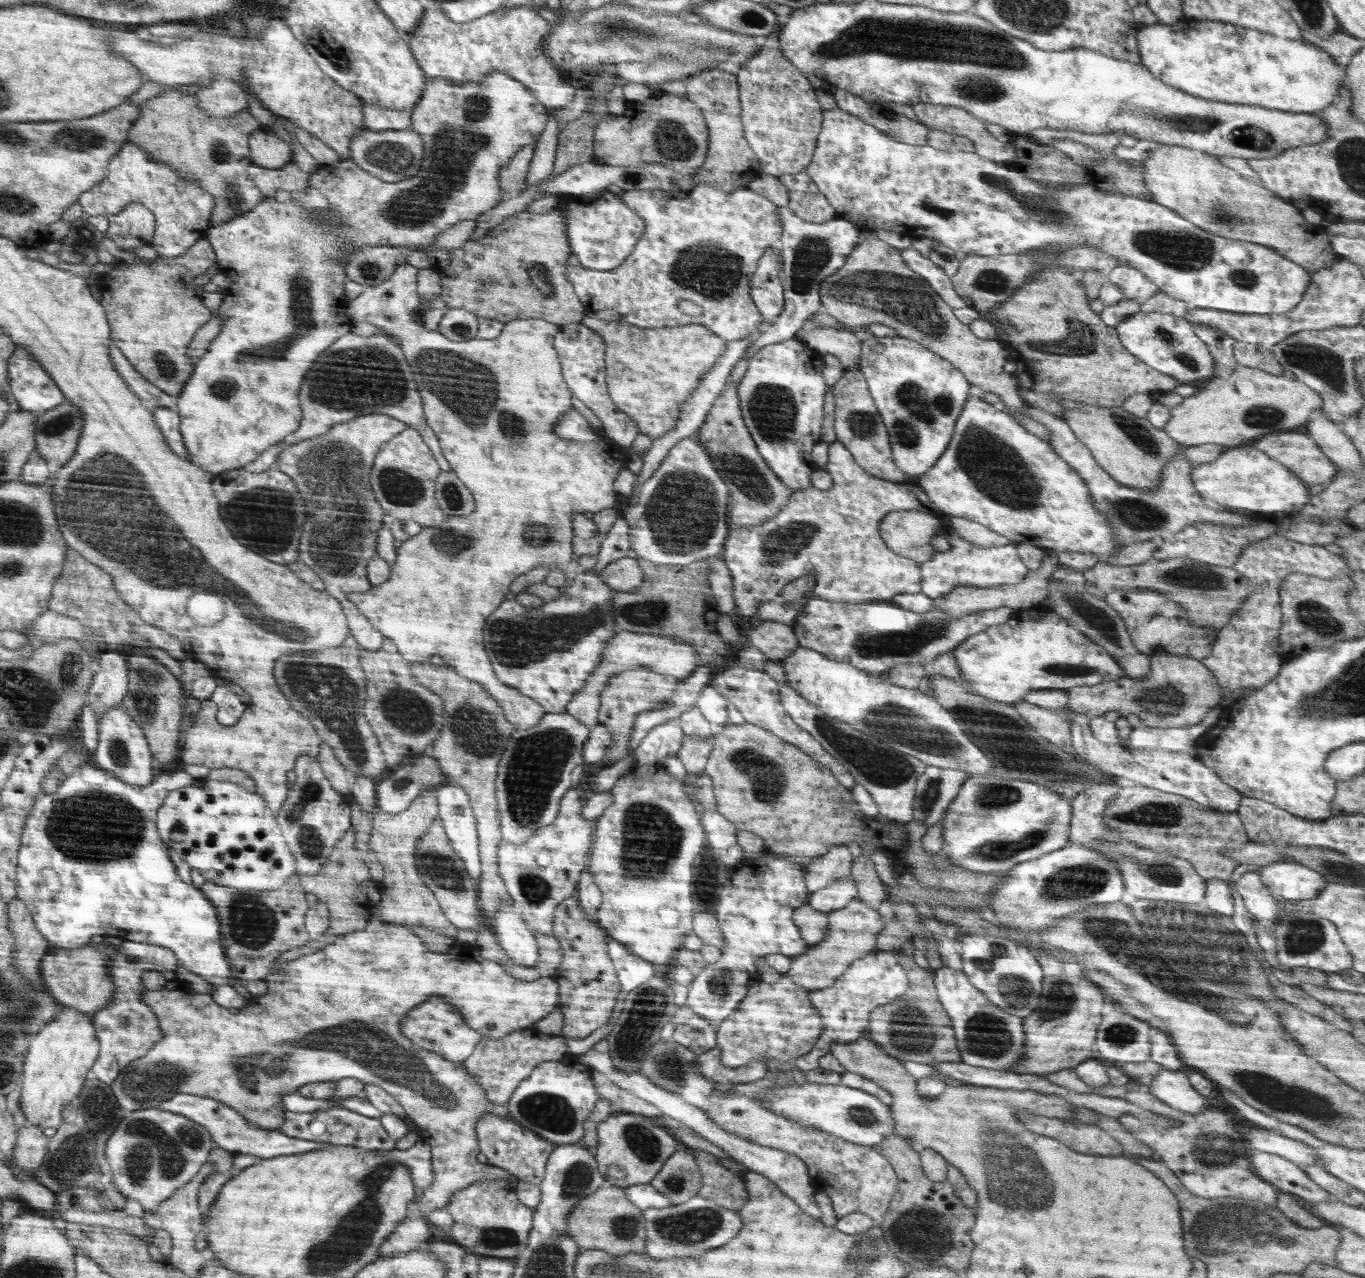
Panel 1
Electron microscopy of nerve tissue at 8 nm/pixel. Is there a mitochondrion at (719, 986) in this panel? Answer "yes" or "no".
yes

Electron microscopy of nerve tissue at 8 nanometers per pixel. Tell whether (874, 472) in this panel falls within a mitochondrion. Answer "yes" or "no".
no

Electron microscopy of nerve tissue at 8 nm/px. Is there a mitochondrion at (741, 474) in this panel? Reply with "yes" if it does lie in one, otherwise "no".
yes

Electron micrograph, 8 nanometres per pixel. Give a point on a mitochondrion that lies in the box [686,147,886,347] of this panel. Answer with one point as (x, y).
(813, 252)

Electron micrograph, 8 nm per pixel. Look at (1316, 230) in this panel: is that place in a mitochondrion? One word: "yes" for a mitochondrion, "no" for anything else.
no

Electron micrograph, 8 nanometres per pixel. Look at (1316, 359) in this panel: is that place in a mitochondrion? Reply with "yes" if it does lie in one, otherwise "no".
yes

